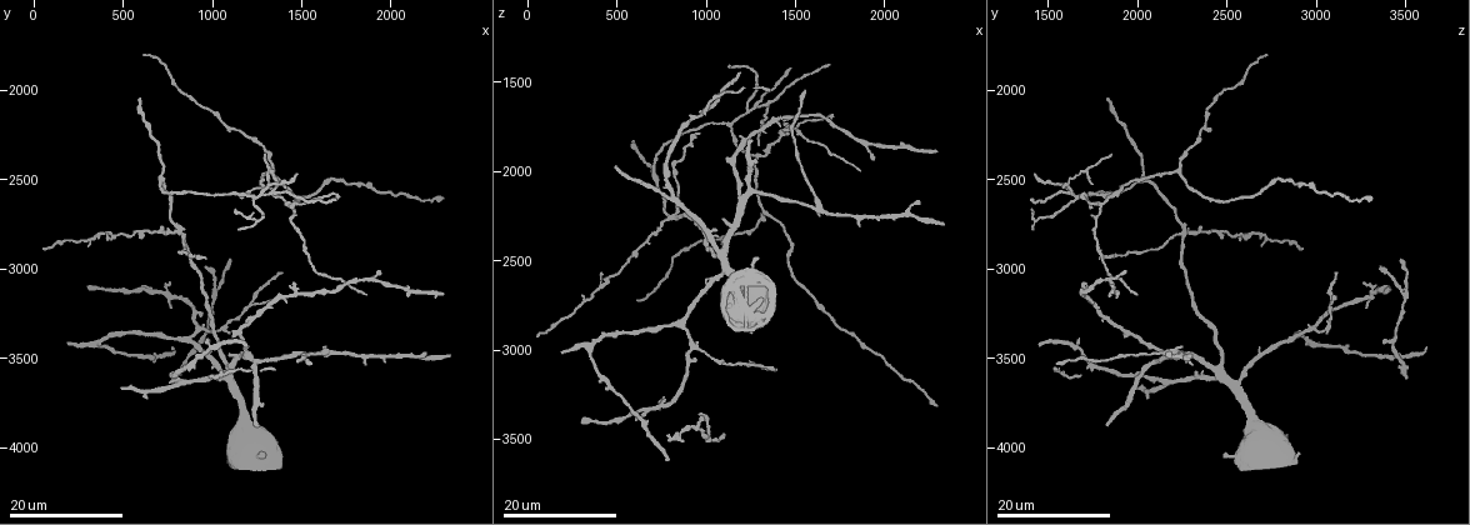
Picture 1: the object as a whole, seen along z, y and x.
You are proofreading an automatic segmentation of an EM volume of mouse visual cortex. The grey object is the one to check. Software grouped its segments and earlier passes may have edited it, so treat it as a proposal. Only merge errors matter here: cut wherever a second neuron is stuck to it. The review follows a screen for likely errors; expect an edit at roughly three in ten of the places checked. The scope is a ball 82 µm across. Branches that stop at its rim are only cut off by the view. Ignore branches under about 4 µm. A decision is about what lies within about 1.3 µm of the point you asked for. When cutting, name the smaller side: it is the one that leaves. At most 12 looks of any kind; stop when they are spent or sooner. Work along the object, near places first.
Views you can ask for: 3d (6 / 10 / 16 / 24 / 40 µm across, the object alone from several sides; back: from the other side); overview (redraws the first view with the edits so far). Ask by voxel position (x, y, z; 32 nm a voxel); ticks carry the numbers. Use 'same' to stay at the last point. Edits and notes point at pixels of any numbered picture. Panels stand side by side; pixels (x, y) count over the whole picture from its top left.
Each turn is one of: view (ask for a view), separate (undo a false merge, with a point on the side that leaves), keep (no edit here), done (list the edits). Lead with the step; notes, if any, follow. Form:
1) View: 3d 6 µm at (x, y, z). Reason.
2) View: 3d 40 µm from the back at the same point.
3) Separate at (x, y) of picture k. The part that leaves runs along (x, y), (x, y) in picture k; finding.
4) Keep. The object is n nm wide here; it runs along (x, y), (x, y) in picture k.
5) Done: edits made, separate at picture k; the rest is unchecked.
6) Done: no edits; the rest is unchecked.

View: 3d 24 µm at (940, 3340, 3000). Thin arm on a thick one.

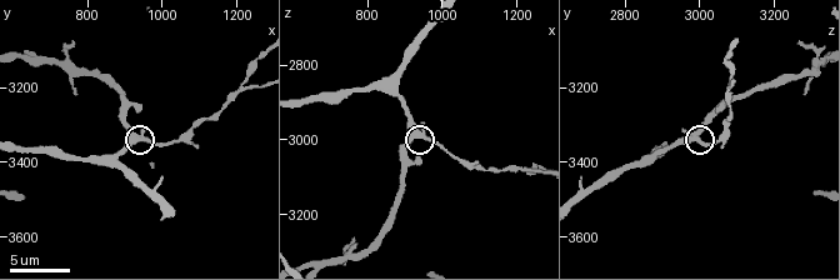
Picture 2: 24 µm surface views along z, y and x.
View: 3d 10 µm at (930, 3330, 2990).

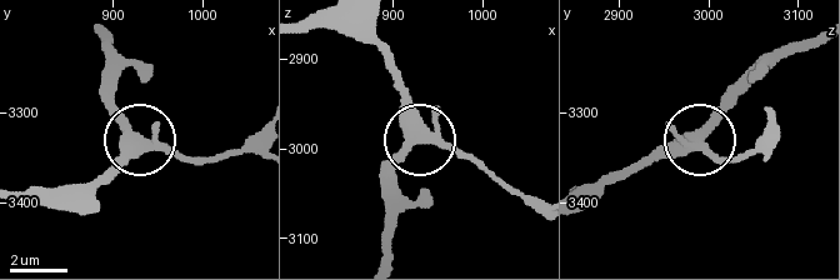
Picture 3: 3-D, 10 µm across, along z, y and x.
Keep. The object is 360 nm wide here; it runs along (96, 206), (104, 184), (140, 144), (154, 141), (209, 163) in picture 3; one neuron here.

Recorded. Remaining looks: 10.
View: 3d 16 µm at (1220, 3190, 3080). Three-way junction.

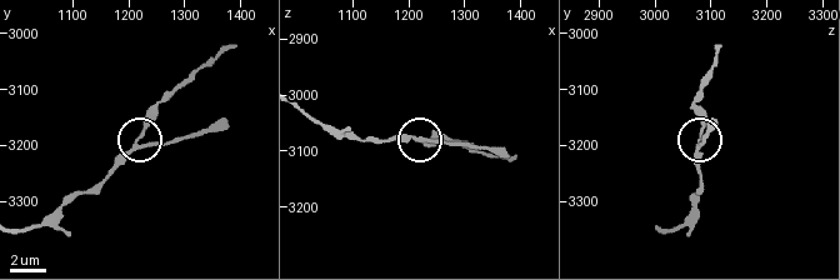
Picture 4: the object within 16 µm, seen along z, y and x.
View: 3d 6 µm at (1225, 3190, 3085).

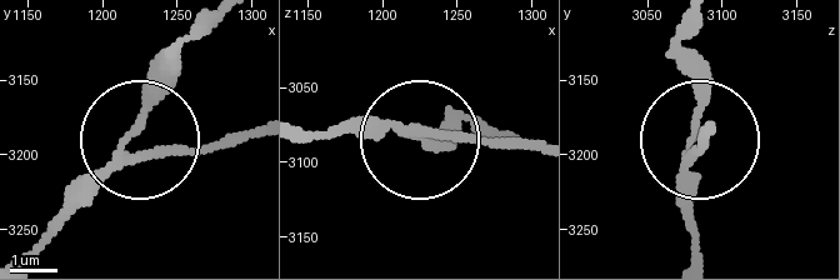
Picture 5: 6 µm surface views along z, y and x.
Keep. The object is 180 nm wide here; it runs along (694, 256), (686, 173), (698, 136) in picture 5; one neuron here.

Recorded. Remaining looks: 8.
View: 3d 16 µm at (1000, 3120, 3480). Branch point.

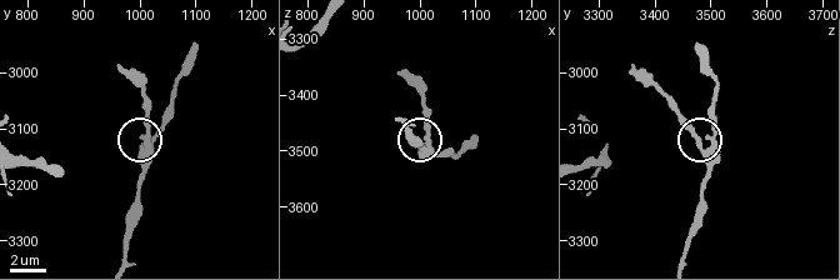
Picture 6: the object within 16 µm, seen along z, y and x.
View: 3d 10 µm at (1010, 3120, 3480).

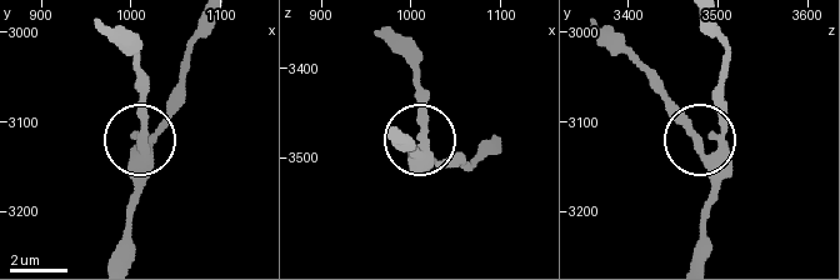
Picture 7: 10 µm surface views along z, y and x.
View: 3d 10 µm from the back at (1010, 3115, 3480).

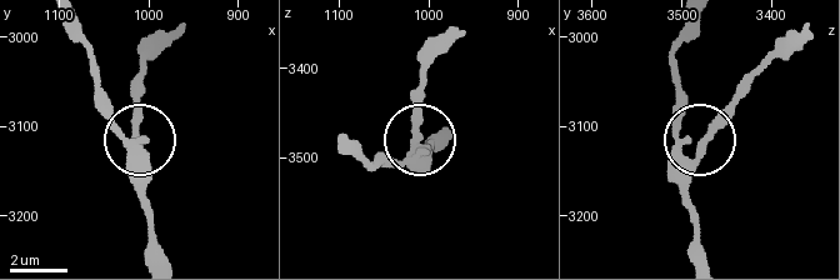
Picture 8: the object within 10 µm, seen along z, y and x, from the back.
Keep. One neuron here.

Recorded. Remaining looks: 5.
View: 3d 24 µm at (1360, 2460, 2220). Three arms meet.

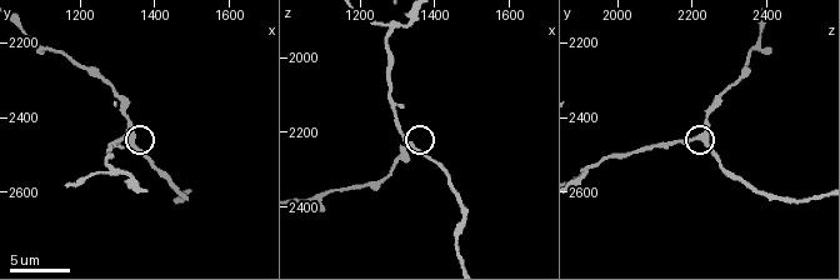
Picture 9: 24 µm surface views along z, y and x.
View: 3d 6 µm at (1340, 2460, 2240).

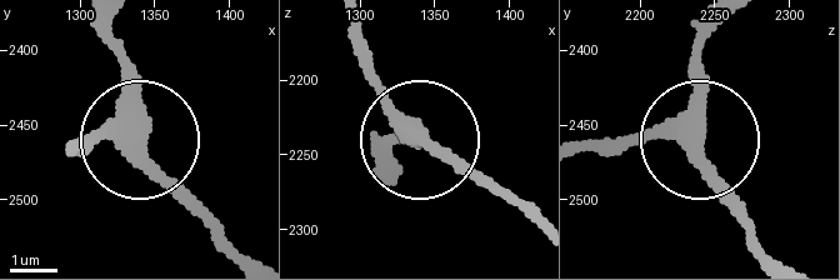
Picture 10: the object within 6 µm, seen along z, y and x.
Keep. The side arm is 40 µm long; it runs along (65, 151), (136, 128), (133, 68), (100, 24) in picture 10; all the same neuron.

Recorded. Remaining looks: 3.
View: 3d 16 µm at (1340, 2560, 1640). Branch point.

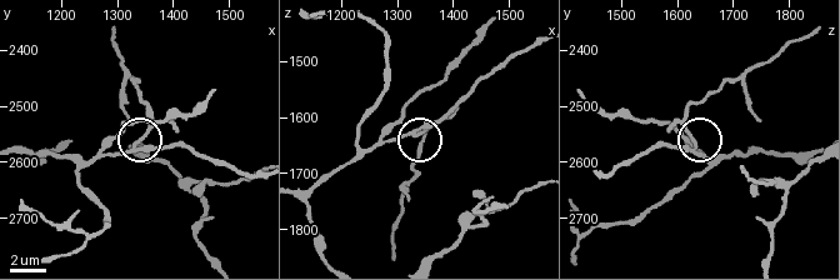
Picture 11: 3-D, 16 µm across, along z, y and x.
View: 3d 10 µm at the same point.

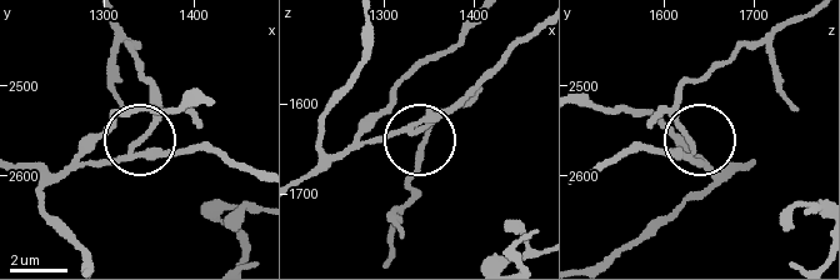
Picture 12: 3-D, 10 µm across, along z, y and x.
Separate at (154, 124) of picture 12. The object is 220 nm wide here; the part that leaves runs along (689, 155), (674, 114), (681, 85), (796, 21) in picture 12; a second neuron is stuck on.

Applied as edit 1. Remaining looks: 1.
View: 3d 10 µm at (1290, 2530, 1920). Branch point.

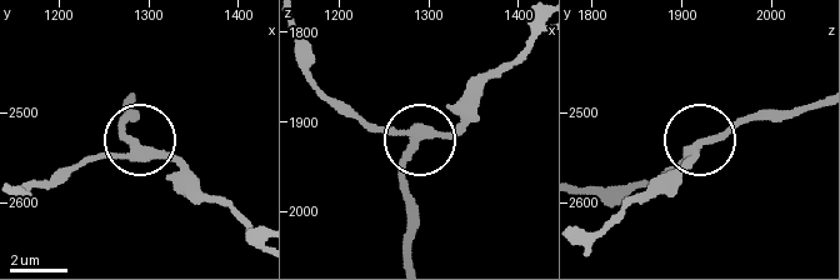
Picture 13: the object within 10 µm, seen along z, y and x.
Keep. The side arm is 35 µm long; it runs along (300, 64), (340, 103), (420, 139), (448, 134), (474, 110) in picture 13; all the same neuron.

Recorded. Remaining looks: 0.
Done: edits made, separate at picture 12; the rest is unchecked.

